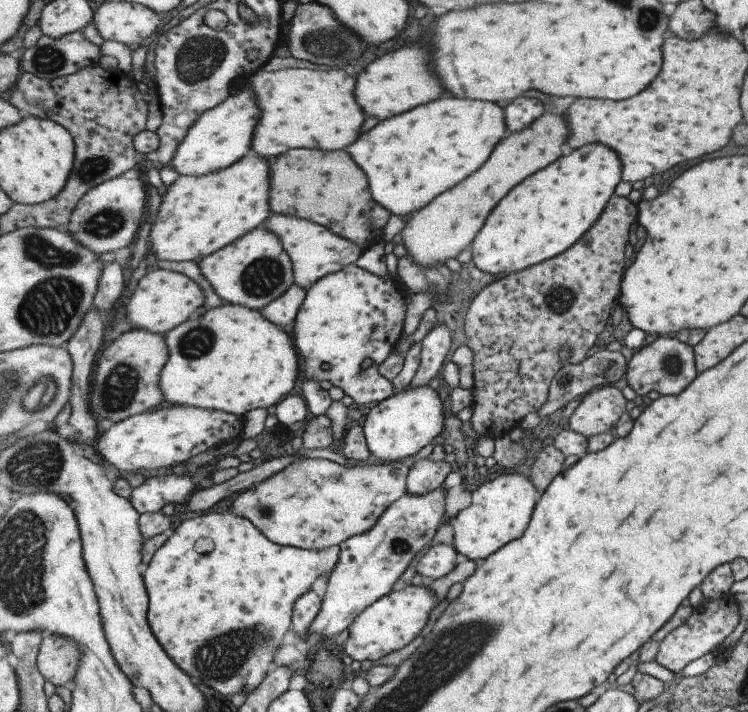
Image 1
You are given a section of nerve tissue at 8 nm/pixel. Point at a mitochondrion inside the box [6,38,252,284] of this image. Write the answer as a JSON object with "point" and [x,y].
{"point":[108,222]}

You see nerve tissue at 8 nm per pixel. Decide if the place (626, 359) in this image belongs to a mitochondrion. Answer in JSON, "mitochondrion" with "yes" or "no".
{"mitochondrion":"no"}

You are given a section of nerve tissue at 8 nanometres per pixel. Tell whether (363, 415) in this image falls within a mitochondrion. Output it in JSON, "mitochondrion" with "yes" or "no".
{"mitochondrion":"no"}

